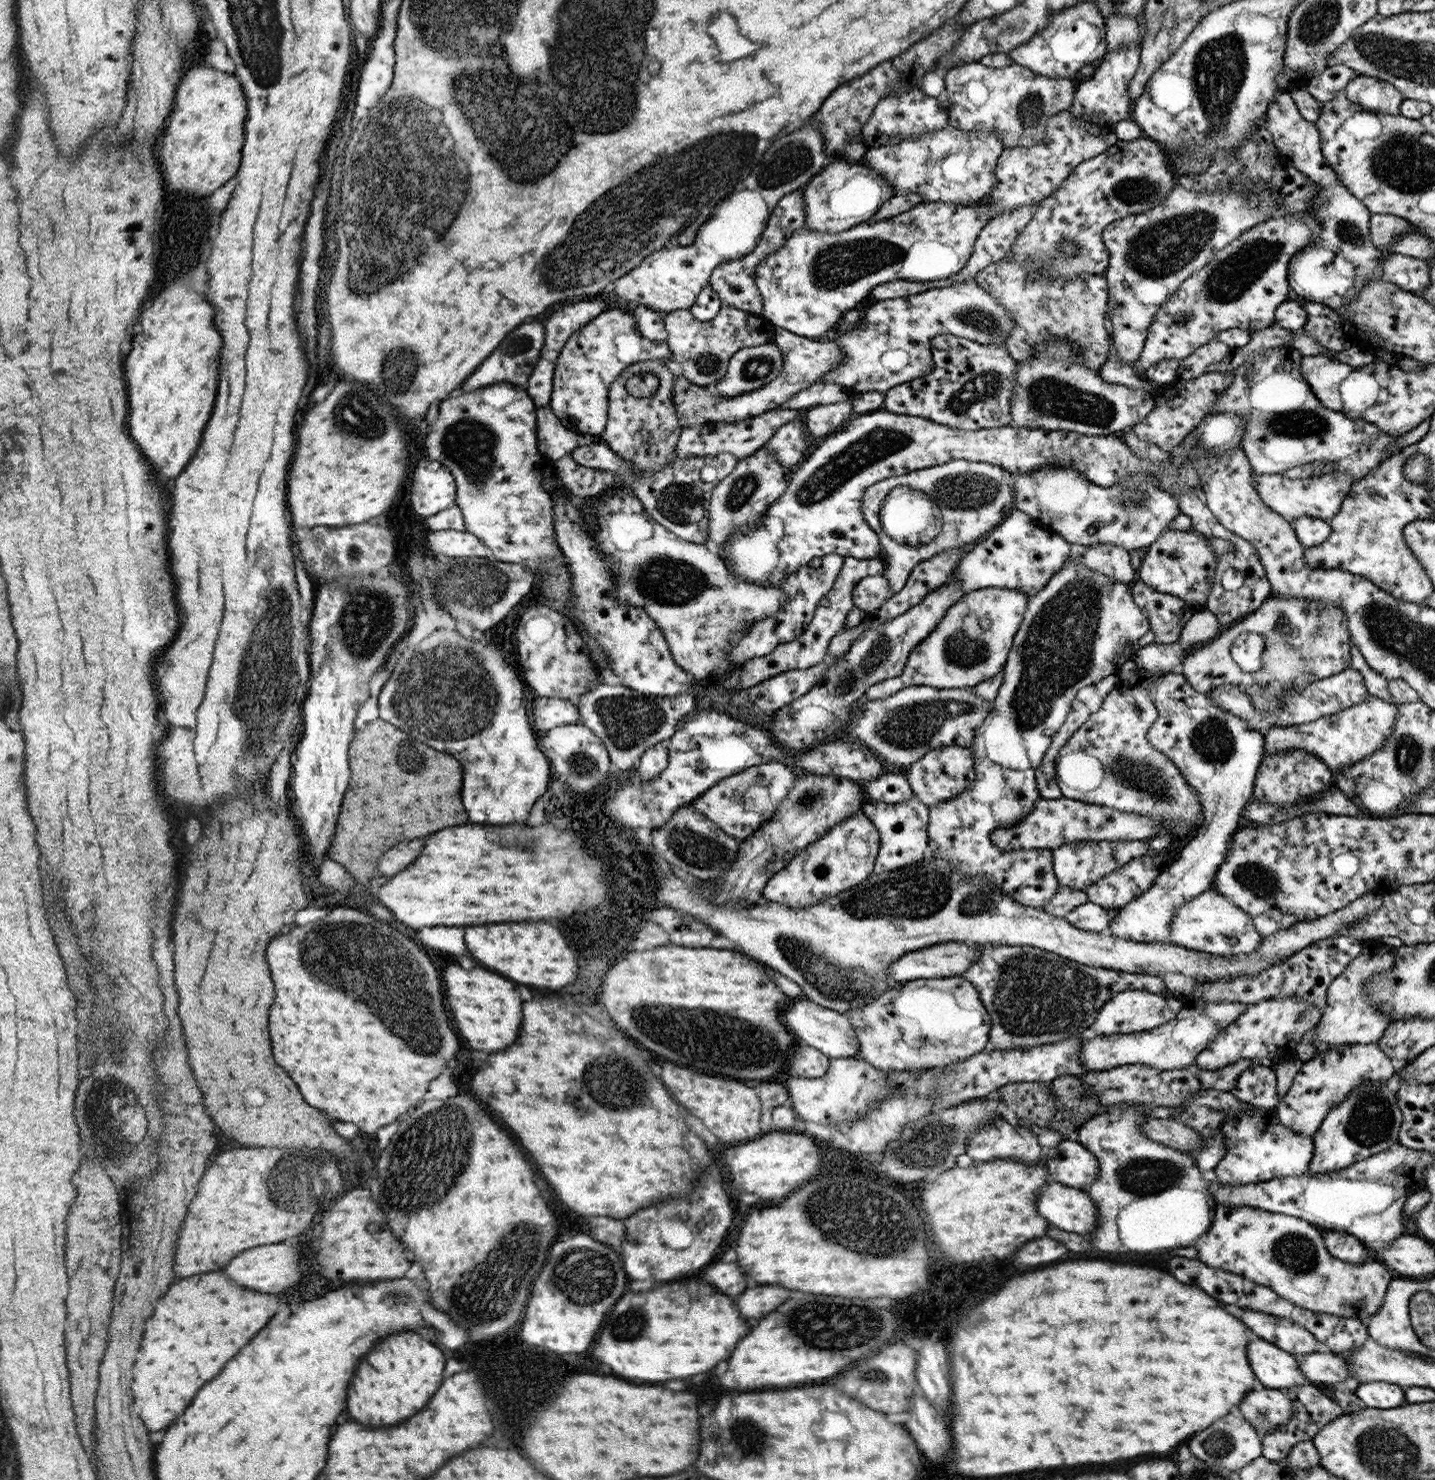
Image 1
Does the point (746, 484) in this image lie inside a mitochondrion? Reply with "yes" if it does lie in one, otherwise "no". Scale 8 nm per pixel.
yes

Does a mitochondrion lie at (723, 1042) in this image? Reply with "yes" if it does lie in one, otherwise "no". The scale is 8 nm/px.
yes

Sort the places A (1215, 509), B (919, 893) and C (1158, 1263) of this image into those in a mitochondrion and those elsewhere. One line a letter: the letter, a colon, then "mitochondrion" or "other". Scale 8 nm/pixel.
A: other
B: mitochondrion
C: other

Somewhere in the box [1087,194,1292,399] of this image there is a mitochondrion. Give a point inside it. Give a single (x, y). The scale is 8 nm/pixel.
(1160, 250)

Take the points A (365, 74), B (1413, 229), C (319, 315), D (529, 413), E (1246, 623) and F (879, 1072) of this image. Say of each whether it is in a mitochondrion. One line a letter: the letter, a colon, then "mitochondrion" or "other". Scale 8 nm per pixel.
A: other
B: other
C: other
D: other
E: other
F: other

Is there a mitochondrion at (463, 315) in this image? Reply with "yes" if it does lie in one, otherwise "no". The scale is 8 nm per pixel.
no

